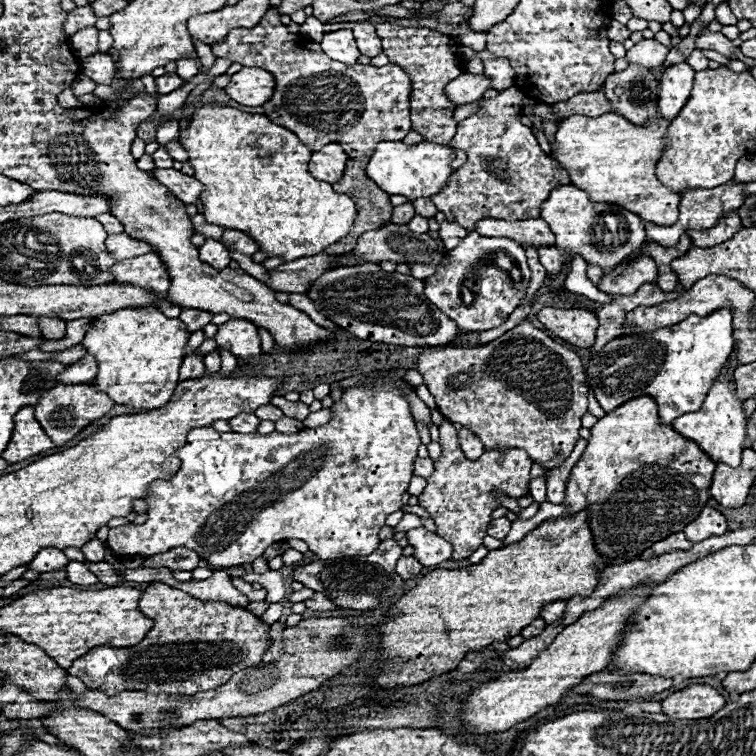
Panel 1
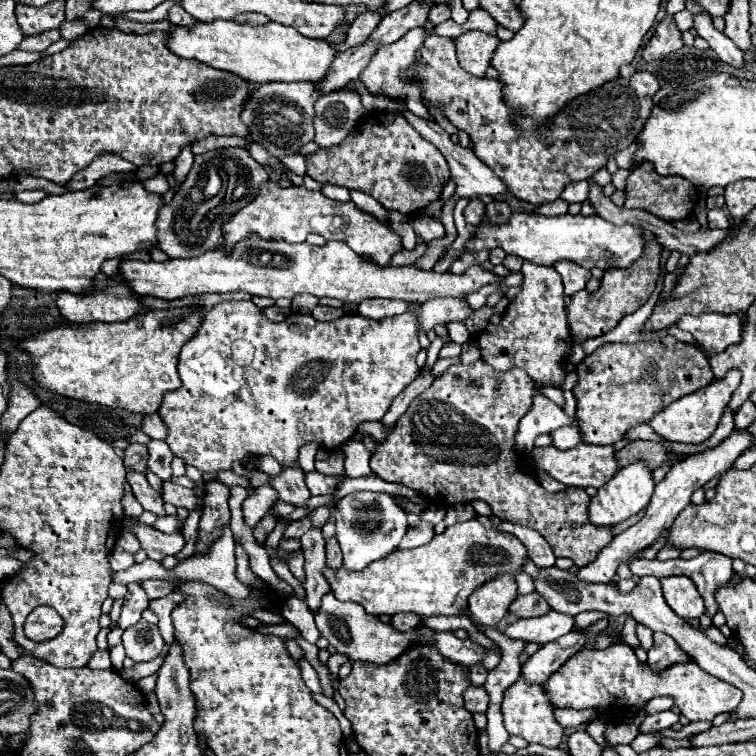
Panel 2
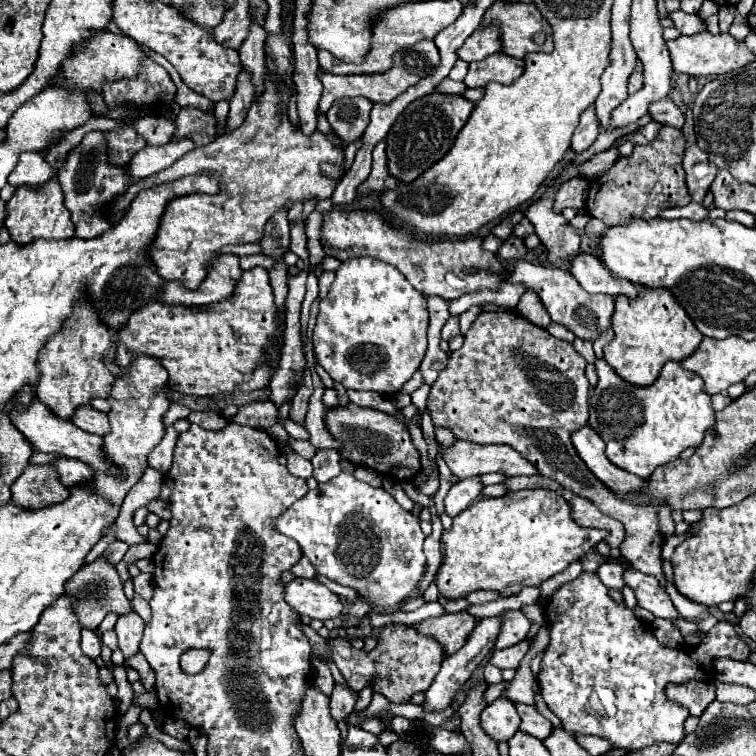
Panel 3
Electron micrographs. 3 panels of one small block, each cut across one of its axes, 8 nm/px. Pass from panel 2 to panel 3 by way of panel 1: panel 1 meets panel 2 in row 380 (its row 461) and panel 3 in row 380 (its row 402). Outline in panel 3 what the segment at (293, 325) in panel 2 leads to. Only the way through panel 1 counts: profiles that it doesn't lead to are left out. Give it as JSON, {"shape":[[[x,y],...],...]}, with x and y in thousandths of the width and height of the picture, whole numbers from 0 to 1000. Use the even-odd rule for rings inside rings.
{"shape":[[[471,339],[444,357],[444,370],[423,399],[413,452],[421,481],[442,505],[466,516],[524,521],[563,468],[563,437],[563,394],[529,357],[492,339]]]}

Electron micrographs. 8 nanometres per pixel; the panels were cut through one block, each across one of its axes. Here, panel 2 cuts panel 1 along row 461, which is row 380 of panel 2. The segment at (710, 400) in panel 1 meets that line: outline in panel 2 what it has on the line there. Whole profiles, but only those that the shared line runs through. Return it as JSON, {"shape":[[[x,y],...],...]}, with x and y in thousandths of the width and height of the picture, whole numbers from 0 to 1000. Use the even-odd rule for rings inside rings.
{"shape":[[[966,489],[955,503],[942,503],[934,513],[926,513],[918,521],[902,524],[899,529],[889,532],[886,537],[881,537],[876,545],[868,545],[865,553],[857,558],[873,577],[892,582],[892,585],[913,585],[913,587],[926,587],[934,579],[939,579],[939,574],[947,569],[952,550],[958,545],[958,540],[966,532],[968,519],[976,513],[979,508],[979,497],[981,492],[976,489]]]}

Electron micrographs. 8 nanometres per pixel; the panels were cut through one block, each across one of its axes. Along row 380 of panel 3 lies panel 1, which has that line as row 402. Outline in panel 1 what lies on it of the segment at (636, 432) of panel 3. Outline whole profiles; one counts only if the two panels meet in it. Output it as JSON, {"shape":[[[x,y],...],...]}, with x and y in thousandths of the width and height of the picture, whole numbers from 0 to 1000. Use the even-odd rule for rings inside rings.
{"shape":[[[963,407],[947,410],[939,418],[910,418],[907,423],[886,431],[886,434],[873,434],[865,439],[844,439],[844,442],[828,442],[820,447],[812,447],[804,452],[788,471],[780,474],[778,479],[778,511],[786,513],[786,524],[794,532],[794,537],[802,545],[815,542],[820,534],[828,534],[831,529],[847,526],[847,524],[860,524],[870,534],[870,550],[873,558],[889,561],[892,553],[910,548],[910,545],[923,545],[929,529],[934,526],[934,519],[939,511],[947,505],[952,489],[958,487],[966,466],[968,466],[968,413]]]}

